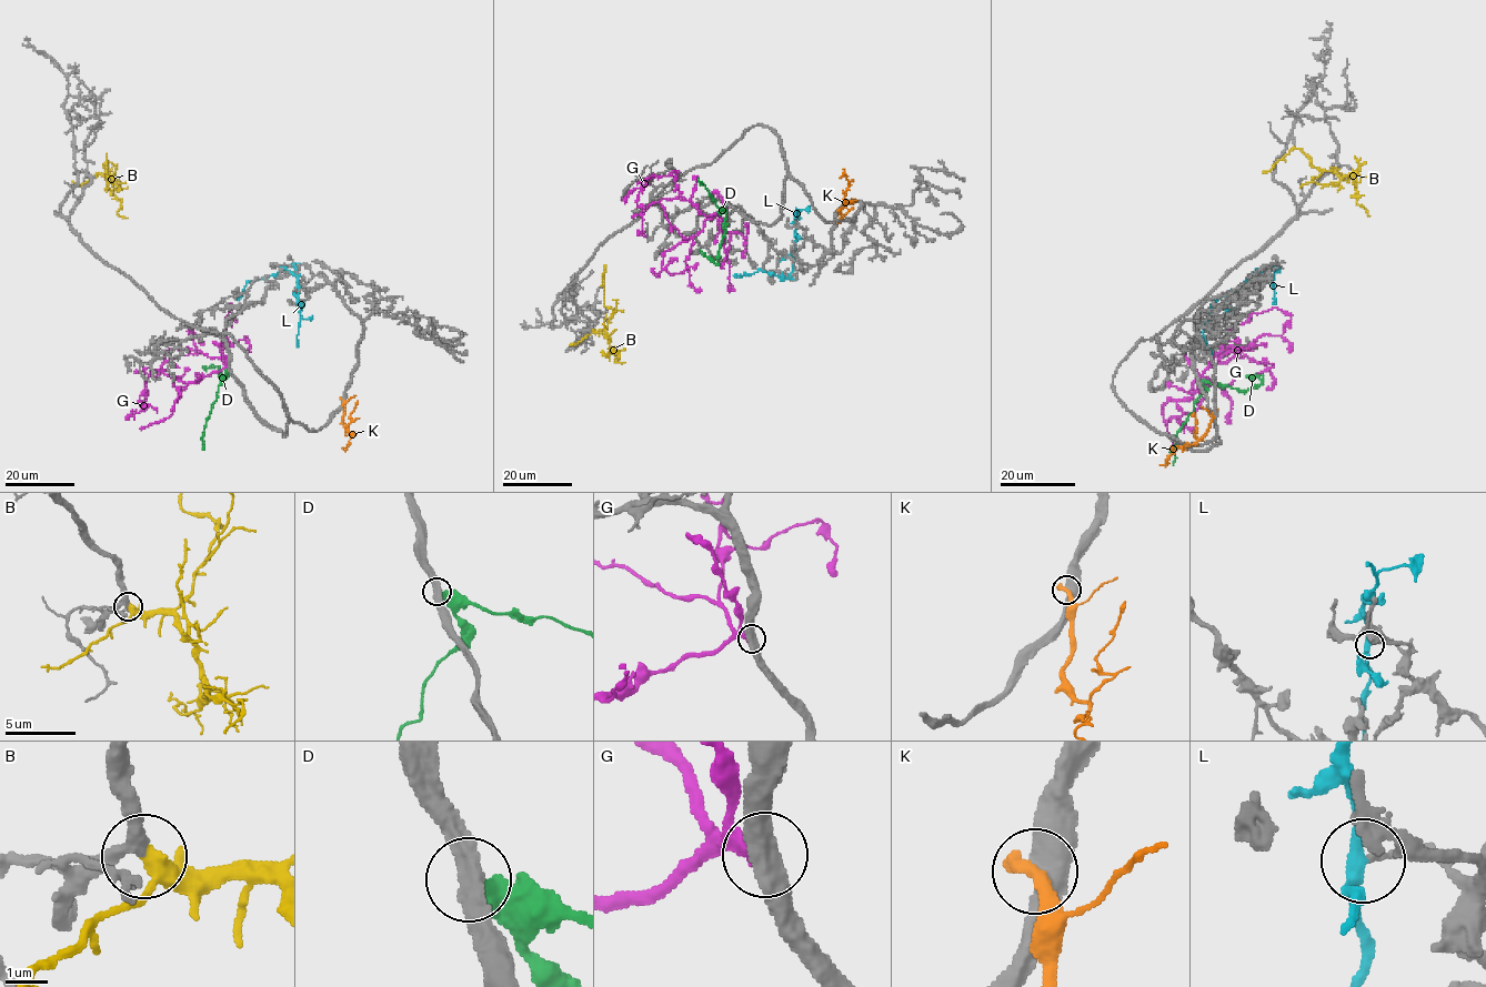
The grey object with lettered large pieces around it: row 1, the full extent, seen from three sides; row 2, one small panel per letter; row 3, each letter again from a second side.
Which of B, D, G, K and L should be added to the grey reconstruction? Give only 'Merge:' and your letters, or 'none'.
Merge: B

